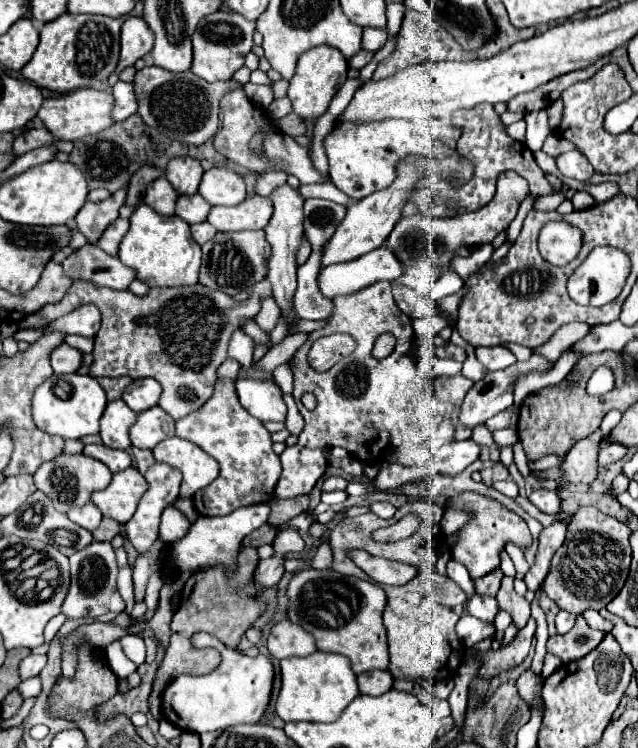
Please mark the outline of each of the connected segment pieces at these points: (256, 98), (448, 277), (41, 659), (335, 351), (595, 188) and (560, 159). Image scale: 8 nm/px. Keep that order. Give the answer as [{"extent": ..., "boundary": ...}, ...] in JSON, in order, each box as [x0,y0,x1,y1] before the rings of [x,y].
[{"extent":[243,82,273,108],"boundary":[[[247,82],[247,84],[243,86],[243,90],[245,90],[247,98],[253,100],[253,102],[255,102],[257,106],[261,106],[261,108],[267,108],[267,106],[273,102],[273,90],[271,90],[269,86],[255,86],[255,84]]]},{"extent":[431,272,463,300],"boundary":[[[443,272],[443,276],[437,280],[437,284],[435,284],[435,288],[431,290],[431,298],[433,300],[441,300],[441,298],[445,298],[445,296],[451,296],[451,294],[455,294],[455,292],[459,292],[463,288],[463,280],[461,280],[461,276],[457,276],[455,272]]]},{"extent":[19,654,47,680],"boundary":[[[29,654],[19,664],[19,676],[21,676],[21,680],[37,676],[43,670],[45,664],[47,664],[47,656],[45,654]]]},{"extent":[307,334,355,372],"boundary":[[[331,334],[313,342],[307,360],[309,366],[317,372],[327,372],[333,368],[341,358],[349,356],[355,350],[355,340],[347,334]]]},{"extent":[585,182,619,202],"boundary":[[[601,182],[601,184],[591,184],[585,186],[585,190],[595,198],[595,202],[603,202],[603,200],[611,200],[611,196],[619,194],[619,186],[617,182]]]},{"extent":[557,150,595,182],"boundary":[[[575,150],[557,156],[557,166],[559,166],[559,172],[561,172],[563,176],[575,178],[575,180],[579,180],[579,182],[587,182],[587,180],[591,180],[591,176],[595,174],[595,170],[593,170],[593,166],[589,164],[589,160],[587,160],[583,154],[575,152]]]}]

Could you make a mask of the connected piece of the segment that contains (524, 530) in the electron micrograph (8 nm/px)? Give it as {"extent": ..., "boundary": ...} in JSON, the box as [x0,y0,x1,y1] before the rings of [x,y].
{"extent":[447,492,531,580],"boundary":[[[467,492],[467,494],[461,494],[457,498],[451,498],[447,504],[471,514],[471,520],[459,530],[459,540],[453,546],[451,554],[457,562],[467,566],[473,580],[485,576],[487,572],[491,572],[499,566],[499,552],[503,550],[505,542],[513,542],[517,546],[529,546],[531,544],[531,534],[529,534],[527,524],[517,514],[509,512],[507,508],[503,508],[495,500],[489,500],[481,494]]]}

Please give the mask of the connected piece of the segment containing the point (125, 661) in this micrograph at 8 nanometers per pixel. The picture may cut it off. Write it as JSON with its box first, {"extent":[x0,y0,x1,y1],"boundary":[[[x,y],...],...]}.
{"extent":[107,642,137,680],"boundary":[[[119,642],[107,646],[107,660],[109,660],[111,670],[113,670],[121,680],[127,678],[129,674],[133,674],[133,672],[137,670],[137,666],[135,666],[135,664],[133,664],[125,654],[123,654]]]}

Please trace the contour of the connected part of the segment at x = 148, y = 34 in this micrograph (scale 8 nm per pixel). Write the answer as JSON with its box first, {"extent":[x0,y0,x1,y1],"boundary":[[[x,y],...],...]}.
{"extent":[108,18,153,87],"boundary":[[[129,18],[121,28],[121,54],[115,72],[108,78],[110,87],[119,81],[119,72],[127,66],[133,66],[139,58],[151,52],[153,48],[153,32],[141,18]]]}

